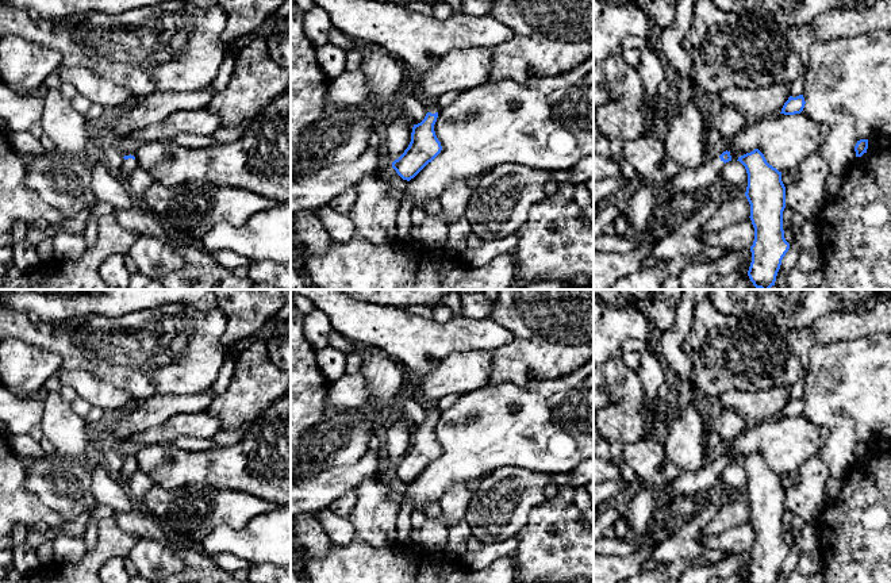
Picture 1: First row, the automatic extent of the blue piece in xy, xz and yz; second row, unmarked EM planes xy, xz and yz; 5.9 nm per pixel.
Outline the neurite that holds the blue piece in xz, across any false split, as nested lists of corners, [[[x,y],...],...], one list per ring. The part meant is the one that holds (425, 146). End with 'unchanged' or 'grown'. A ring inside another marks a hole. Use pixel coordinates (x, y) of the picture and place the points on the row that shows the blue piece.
[[[427,99],[425,119],[414,124],[408,147],[392,162],[392,168],[403,180],[414,179],[441,153],[442,146],[434,131],[439,111],[437,100]]]; grown

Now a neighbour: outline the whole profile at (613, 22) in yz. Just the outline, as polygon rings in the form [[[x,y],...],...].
[[[594,0],[594,64],[622,46],[627,37],[648,37],[650,20],[634,3]]]

